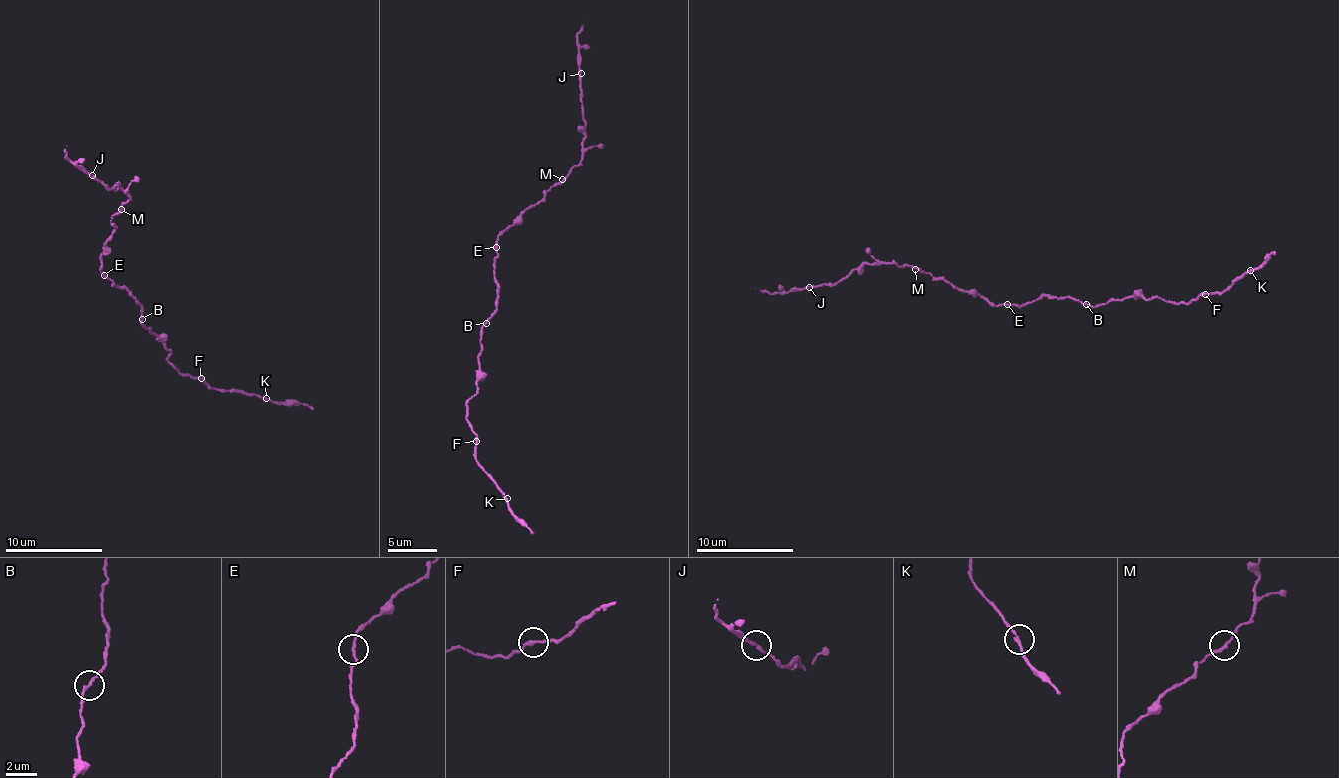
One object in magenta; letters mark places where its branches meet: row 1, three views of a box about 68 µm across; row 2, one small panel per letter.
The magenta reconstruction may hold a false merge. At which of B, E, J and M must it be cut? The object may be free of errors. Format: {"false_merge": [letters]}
{"false_merge": ["B"]}

